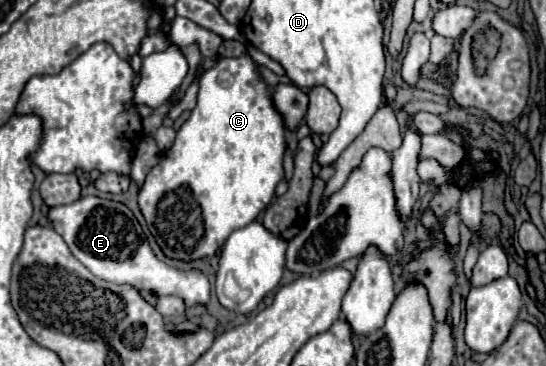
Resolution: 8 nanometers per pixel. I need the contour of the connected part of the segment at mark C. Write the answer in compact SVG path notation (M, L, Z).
M222 57L216 67L202 75L196 109L176 133L174 145L164 151L160 161L150 169L138 193L138 207L162 253L186 263L214 257L234 229L252 223L270 205L276 185L284 175L284 149L282 117L272 109L270 89L256 73L252 57Z

